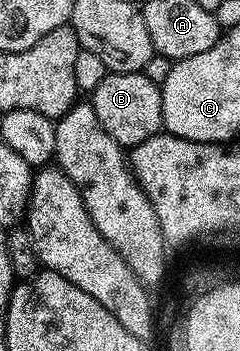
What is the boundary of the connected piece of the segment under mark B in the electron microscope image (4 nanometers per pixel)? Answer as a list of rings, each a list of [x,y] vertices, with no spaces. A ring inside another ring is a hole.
[[[139,71],[135,73],[106,73],[103,81],[91,92],[91,102],[99,125],[115,137],[120,147],[132,149],[158,134],[163,127],[161,89]]]

